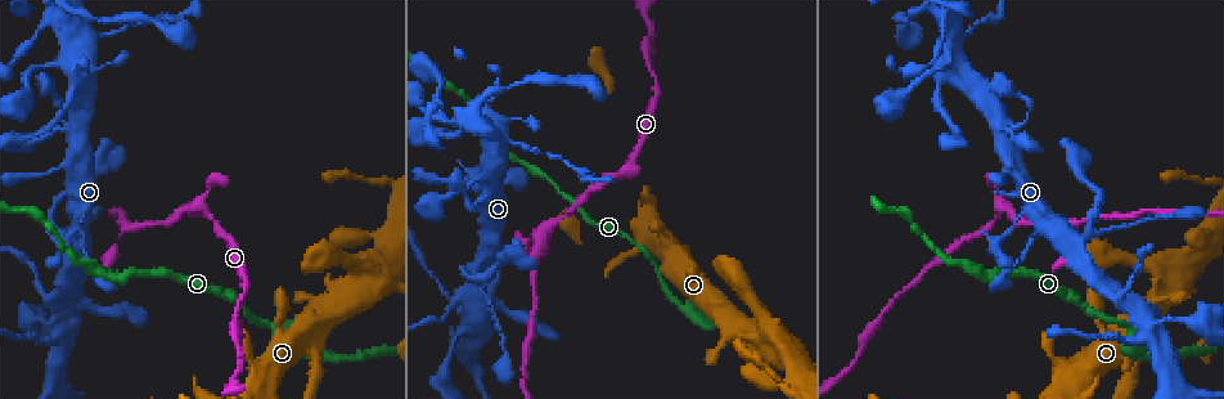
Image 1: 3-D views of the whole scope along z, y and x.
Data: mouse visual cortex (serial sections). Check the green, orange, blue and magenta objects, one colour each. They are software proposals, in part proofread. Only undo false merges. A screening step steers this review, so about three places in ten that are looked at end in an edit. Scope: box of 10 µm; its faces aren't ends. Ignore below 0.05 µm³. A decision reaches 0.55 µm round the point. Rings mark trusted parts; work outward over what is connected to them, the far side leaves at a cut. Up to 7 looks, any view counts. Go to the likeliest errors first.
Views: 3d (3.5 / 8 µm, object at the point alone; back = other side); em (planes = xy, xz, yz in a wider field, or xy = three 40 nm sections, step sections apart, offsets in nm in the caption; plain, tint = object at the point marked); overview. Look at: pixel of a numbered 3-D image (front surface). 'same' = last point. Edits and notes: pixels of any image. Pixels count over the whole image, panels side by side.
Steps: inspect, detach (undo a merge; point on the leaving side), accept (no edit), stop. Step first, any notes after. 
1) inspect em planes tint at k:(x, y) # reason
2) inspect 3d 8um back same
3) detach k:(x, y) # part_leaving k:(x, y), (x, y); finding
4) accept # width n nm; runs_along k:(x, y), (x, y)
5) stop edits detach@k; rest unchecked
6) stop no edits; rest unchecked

inspect 3d 3.5um at 1:(952, 53) # thick turns thin

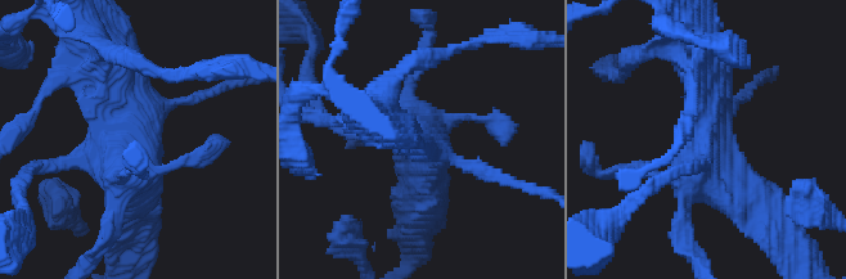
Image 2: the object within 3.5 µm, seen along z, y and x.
inspect em xy step 1 tint at 2:(432, 133)

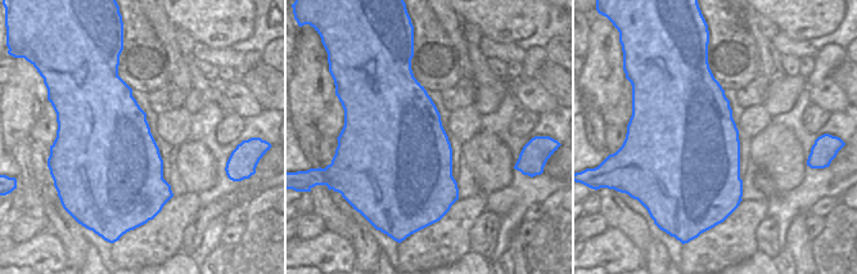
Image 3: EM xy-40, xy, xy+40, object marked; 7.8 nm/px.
accept # width 750 nm; runs_along 2:(761, 207), (709, 165), (698, 66); all the same cell

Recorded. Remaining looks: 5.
inspect 3d 3.5um at 1:(67, 296) # calibre changes

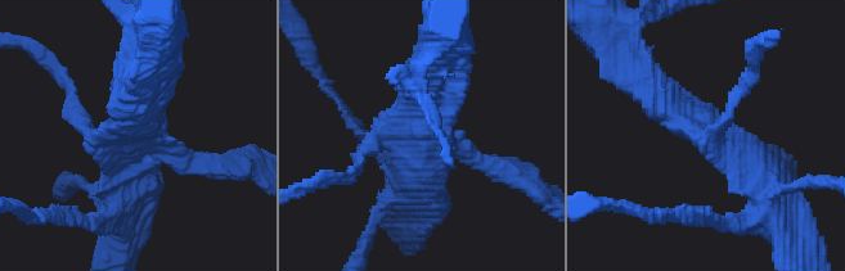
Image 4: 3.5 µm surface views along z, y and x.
inspect em xy step 2 tint at 4:(137, 136) # arms 4; arm_widths 200, 200, 400, 400 nm; need the tissue

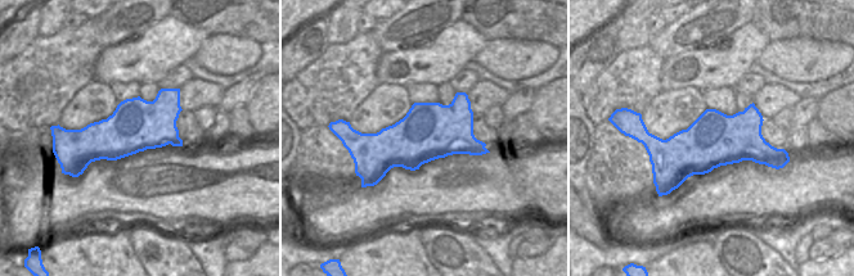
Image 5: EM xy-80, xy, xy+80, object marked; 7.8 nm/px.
inspect em planes tint same

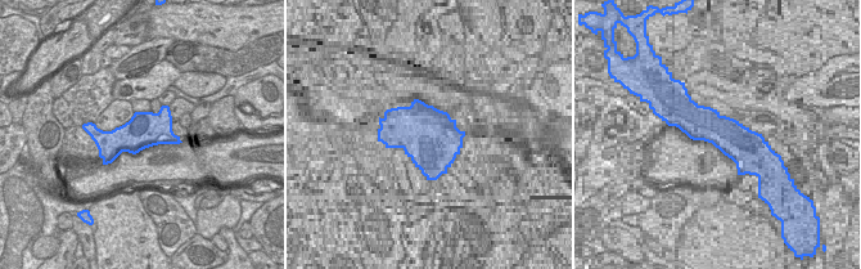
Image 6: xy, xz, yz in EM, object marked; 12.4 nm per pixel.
accept # runs_along 4:(654, 89), (733, 140), (765, 203); one cell here

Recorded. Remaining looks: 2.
inspect 3d 3.5um back at 1:(999, 206) # a fork

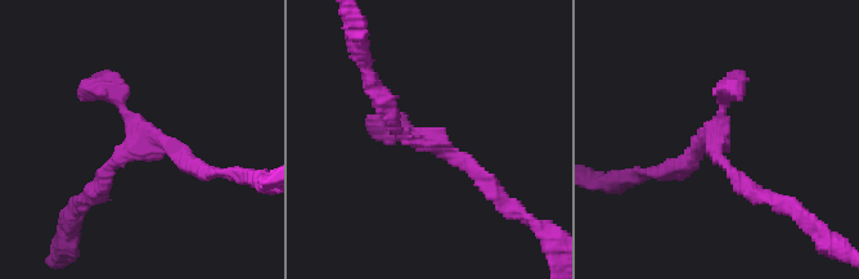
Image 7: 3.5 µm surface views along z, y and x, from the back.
inspect em xy step 1 tint at 7:(426, 140) # now the EM

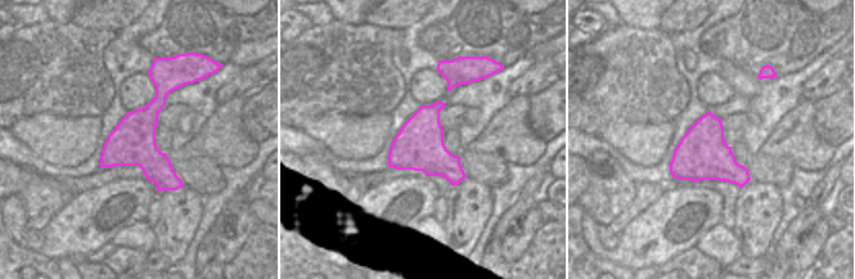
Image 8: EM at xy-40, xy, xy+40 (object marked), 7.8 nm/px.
accept # runs_along 7:(377, 100), (491, 189); one cell here

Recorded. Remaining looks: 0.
stop no edits; rest unchecked

